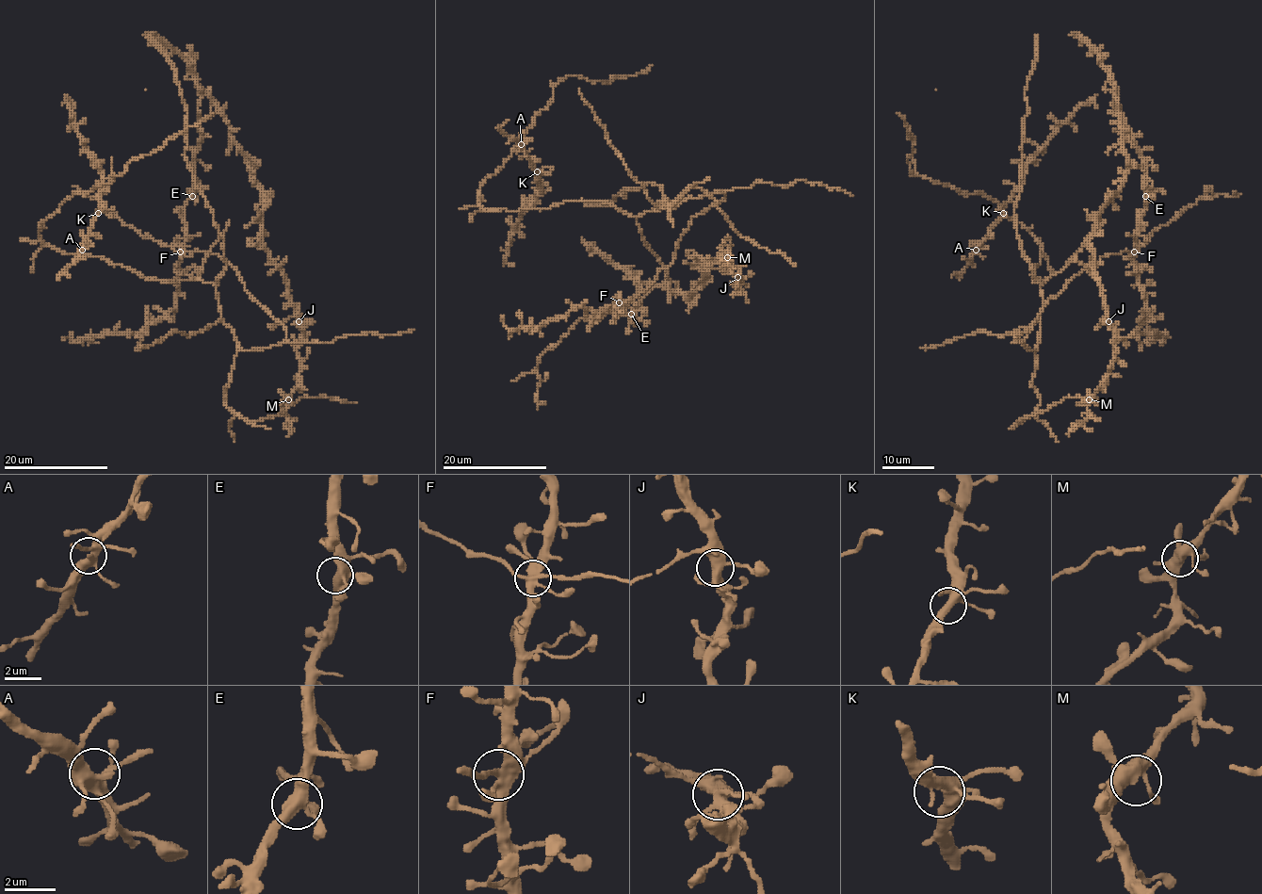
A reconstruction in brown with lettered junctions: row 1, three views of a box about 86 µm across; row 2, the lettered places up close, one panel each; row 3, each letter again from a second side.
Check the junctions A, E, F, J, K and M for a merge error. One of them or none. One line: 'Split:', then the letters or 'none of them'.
Split: none of them

